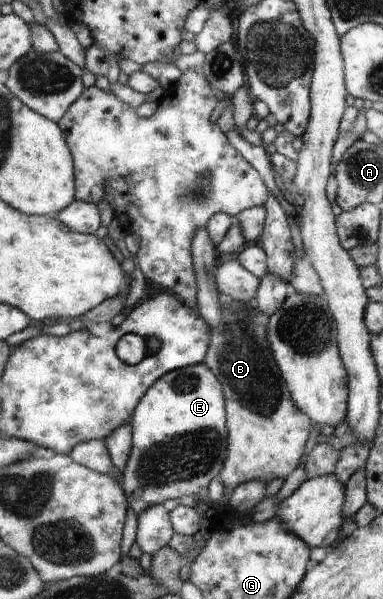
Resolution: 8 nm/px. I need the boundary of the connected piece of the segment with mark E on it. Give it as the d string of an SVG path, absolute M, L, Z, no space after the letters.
M203 363L196 364L174 370L168 374L168 378L160 378L156 386L148 390L148 398L140 402L140 410L136 410L136 418L131 418L130 422L131 450L122 478L136 516L139 517L156 505L163 505L169 499L177 500L188 494L196 494L201 500L206 500L208 484L222 471L230 450L224 392L211 368Z

